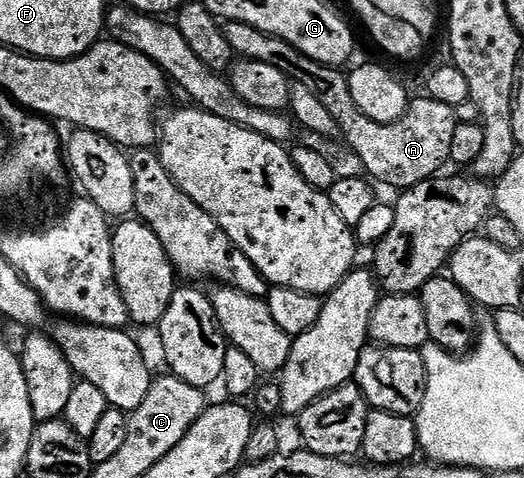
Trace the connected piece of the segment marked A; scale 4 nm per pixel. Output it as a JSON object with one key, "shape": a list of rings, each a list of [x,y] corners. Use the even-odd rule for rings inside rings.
{"shape":[[[246,22],[225,23],[223,30],[226,42],[230,42],[233,53],[239,59],[266,62],[266,66],[275,66],[282,70],[282,74],[286,74],[292,84],[306,86],[316,95],[318,102],[322,102],[322,106],[330,110],[339,135],[344,135],[345,142],[352,147],[353,154],[365,168],[363,171],[373,181],[381,180],[396,188],[395,190],[413,188],[433,179],[443,169],[440,167],[449,163],[450,141],[454,138],[457,122],[456,109],[446,106],[446,102],[438,102],[424,94],[421,95],[421,100],[413,99],[409,103],[398,122],[374,122],[366,118],[366,114],[362,114],[358,106],[354,106],[354,98],[350,98],[348,77],[339,67],[314,62],[314,58],[306,58],[306,54],[290,46],[290,42],[266,34],[254,26],[246,26]]]}

